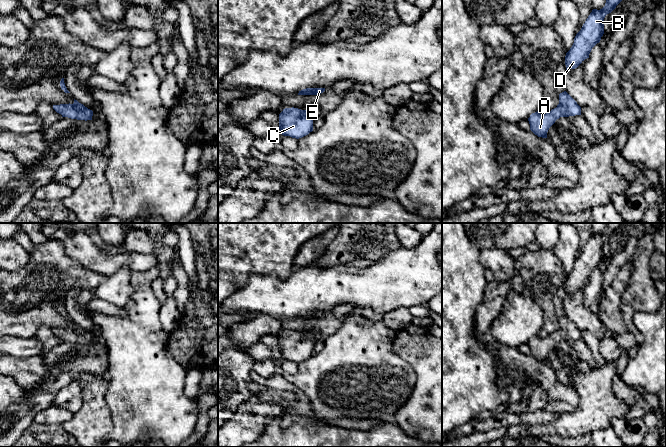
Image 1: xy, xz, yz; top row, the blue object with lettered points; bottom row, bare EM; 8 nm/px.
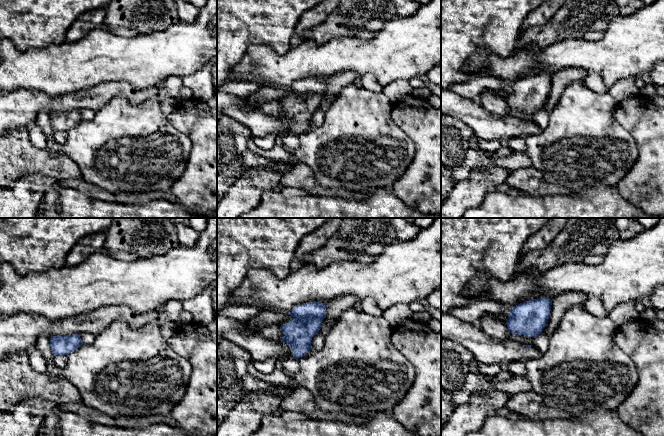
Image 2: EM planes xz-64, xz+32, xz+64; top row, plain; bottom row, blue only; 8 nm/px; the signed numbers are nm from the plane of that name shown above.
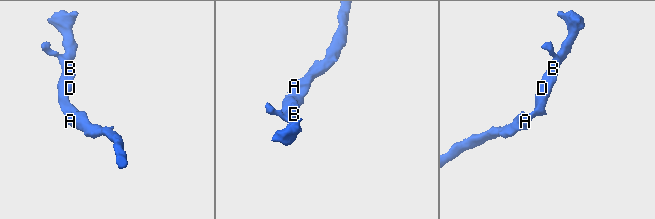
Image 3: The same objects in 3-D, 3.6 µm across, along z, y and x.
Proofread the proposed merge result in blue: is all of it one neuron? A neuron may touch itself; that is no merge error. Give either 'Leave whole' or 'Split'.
Leave whole

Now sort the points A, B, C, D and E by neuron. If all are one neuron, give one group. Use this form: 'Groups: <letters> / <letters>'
Groups: A B C D E

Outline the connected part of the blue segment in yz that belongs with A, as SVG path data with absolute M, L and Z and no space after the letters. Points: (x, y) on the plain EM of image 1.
M566 316L559 318L559 328L546 338L540 338L538 335L532 337L528 342L530 354L538 361L547 362L549 352L560 341L569 341L581 339L581 331Z

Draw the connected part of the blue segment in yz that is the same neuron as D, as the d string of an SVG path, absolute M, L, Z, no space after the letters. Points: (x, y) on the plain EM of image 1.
M606 223L605 230L600 233L593 233L581 254L576 258L574 267L565 280L566 294L577 292L585 283L589 282L592 272L600 266L604 258L604 242L607 238L611 237L622 223Z

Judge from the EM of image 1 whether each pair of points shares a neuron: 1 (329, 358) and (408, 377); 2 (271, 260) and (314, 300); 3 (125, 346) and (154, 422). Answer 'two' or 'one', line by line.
1: one
2: two
3: one

